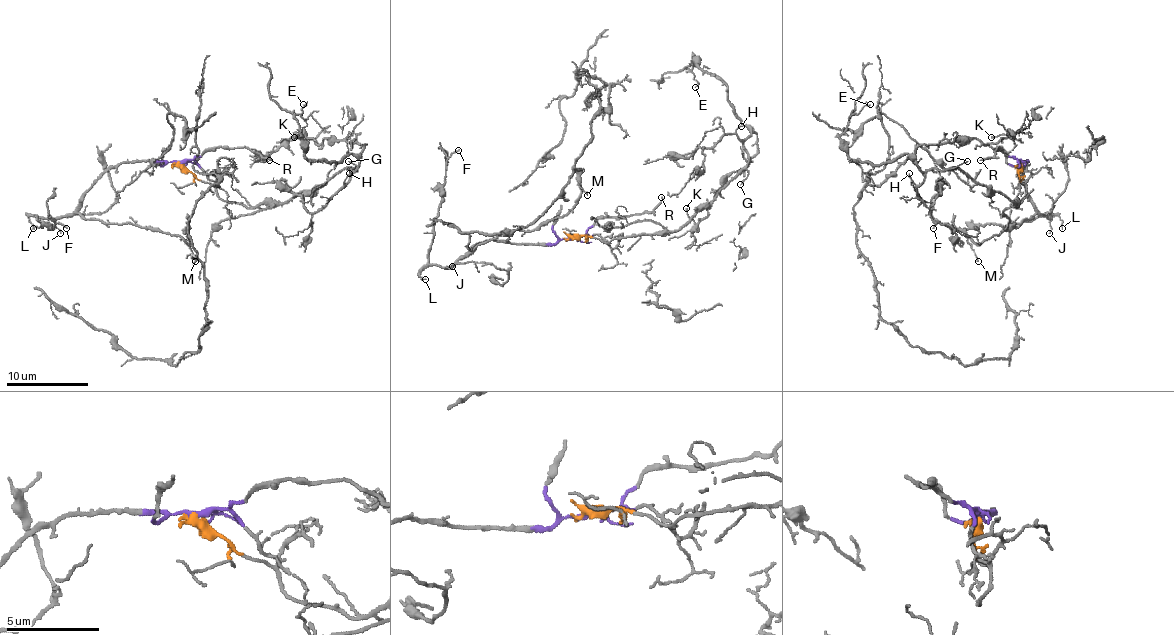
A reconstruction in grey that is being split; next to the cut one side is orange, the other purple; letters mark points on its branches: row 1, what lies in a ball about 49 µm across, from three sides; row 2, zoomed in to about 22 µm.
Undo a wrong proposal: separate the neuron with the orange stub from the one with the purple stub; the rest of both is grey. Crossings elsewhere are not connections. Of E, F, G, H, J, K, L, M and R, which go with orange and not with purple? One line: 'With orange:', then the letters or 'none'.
With orange: E, G, H, K

